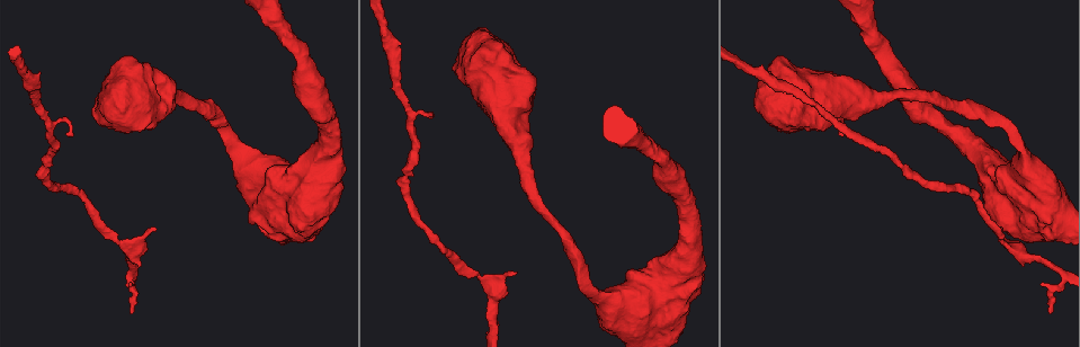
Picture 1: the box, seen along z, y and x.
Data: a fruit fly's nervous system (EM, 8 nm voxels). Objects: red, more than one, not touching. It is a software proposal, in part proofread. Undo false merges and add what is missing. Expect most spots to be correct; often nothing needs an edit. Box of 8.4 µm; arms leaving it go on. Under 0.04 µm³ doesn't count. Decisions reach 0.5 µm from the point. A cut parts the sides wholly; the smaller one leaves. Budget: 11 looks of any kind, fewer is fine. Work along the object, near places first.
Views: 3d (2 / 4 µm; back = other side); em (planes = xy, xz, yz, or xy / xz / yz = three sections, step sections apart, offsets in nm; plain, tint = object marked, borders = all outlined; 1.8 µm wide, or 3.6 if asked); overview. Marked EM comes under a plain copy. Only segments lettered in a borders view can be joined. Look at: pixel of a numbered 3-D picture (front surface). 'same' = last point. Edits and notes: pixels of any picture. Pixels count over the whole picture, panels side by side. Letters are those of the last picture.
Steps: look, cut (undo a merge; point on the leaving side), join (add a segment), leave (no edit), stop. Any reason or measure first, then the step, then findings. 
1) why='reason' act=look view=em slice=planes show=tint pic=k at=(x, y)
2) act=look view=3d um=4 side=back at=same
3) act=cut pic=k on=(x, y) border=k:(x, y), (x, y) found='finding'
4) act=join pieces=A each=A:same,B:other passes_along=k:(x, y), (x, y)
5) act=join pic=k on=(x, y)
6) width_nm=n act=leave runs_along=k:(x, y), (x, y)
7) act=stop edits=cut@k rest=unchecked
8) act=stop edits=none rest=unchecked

why='branch stops here' act=look view=em slice=planes show=borders pic=1 at=(1050, 311)

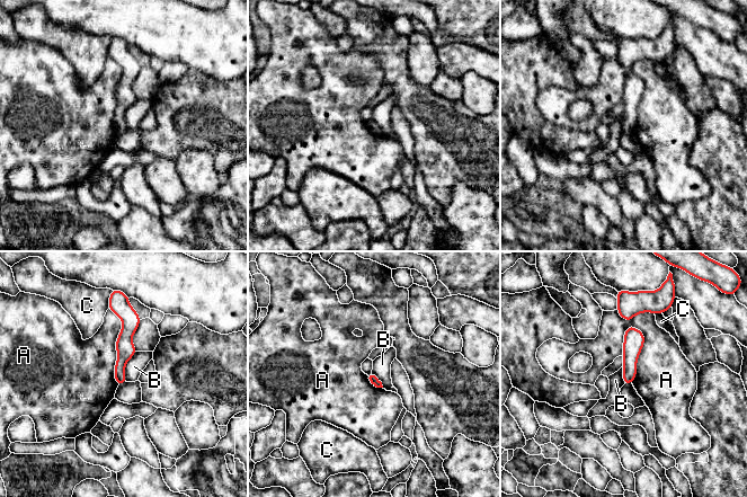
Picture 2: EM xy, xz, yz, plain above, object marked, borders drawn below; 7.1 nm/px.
act=leave each=A:other,B:other,C:other found='none of them fits'

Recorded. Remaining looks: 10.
why='calibre changes' act=look view=3d um=4 pic=1 at=(1026, 168)

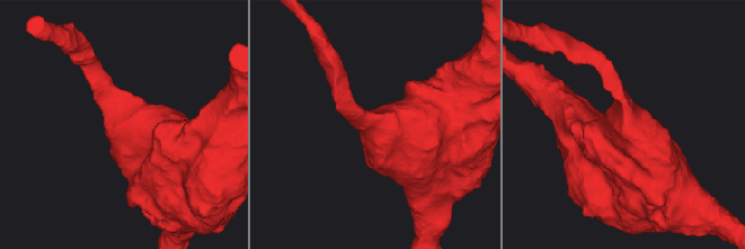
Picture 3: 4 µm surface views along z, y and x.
why='now the EM' act=look view=em um=3.6 slice=xy step=4 show=tint pic=3 at=(393, 126)

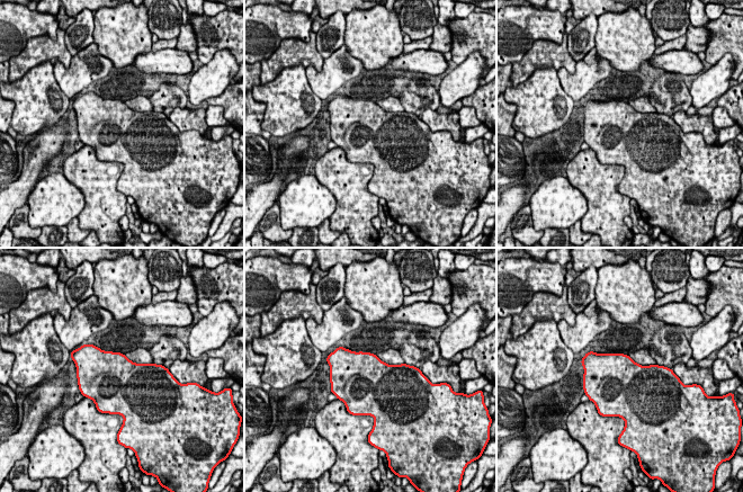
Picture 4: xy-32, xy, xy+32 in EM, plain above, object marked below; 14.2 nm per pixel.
why='cut it another way' act=look view=em um=3.6 slice=planes show=borders at=same

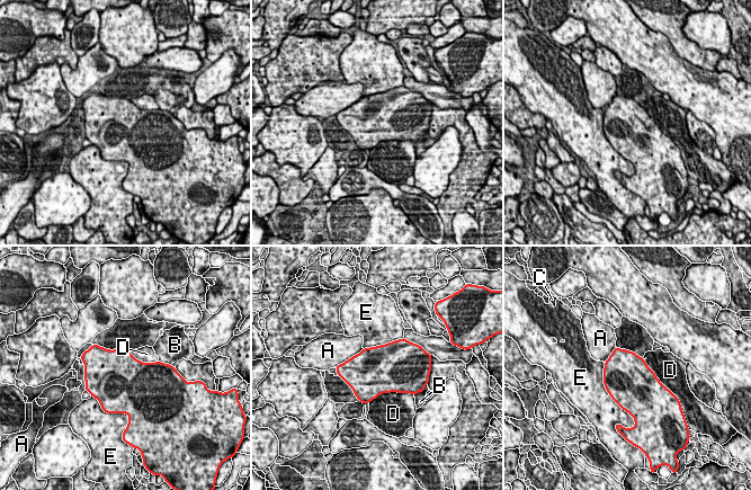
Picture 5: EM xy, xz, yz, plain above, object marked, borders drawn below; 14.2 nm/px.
act=leave each=A:other,B:other,C:other,D:other,E:other found='one neuron here'

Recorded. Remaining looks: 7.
why='free end' act=look view=3d um=2 pic=1 at=(155, 228)

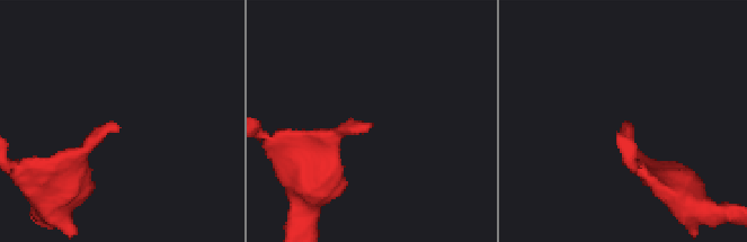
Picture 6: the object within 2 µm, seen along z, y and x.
why='now the EM' act=look view=em slice=xz step=8 show=borders pic=6 at=(372, 123)

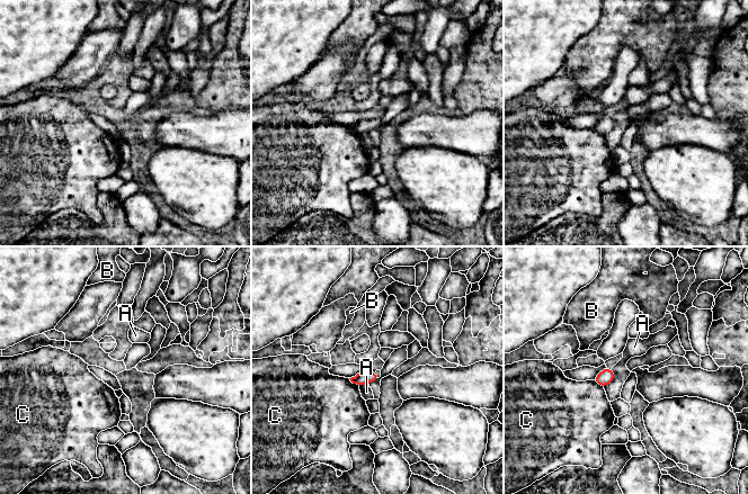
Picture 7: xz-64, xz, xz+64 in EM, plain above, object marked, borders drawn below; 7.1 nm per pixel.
width_nm=70 act=leave each=A:other,B:other,C:other border=7:(612, 369), (614, 378), (604, 387) found='none of them fits'

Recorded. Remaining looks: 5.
act=look view=3d um=2 pic=1 at=(403, 173)

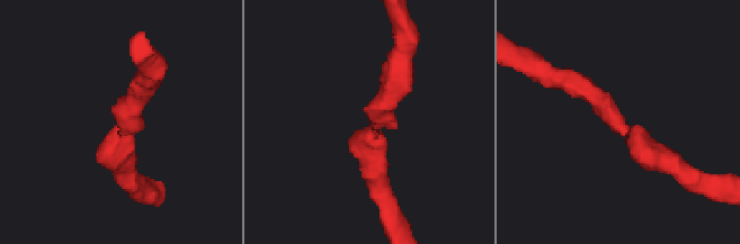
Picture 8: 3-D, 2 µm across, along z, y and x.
arm_widths_nm=190,190 why='now the EM' act=look view=em slice=planes show=tint pic=8 at=(121, 119)

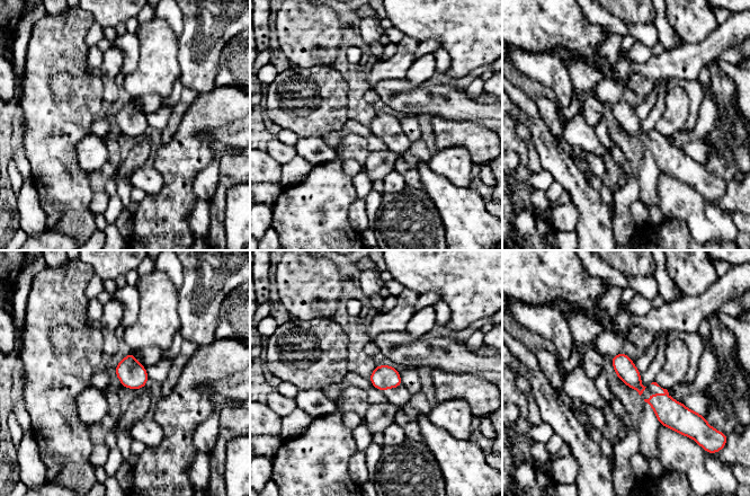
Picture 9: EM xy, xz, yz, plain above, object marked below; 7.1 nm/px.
act=look view=em slice=planes show=borders at=same

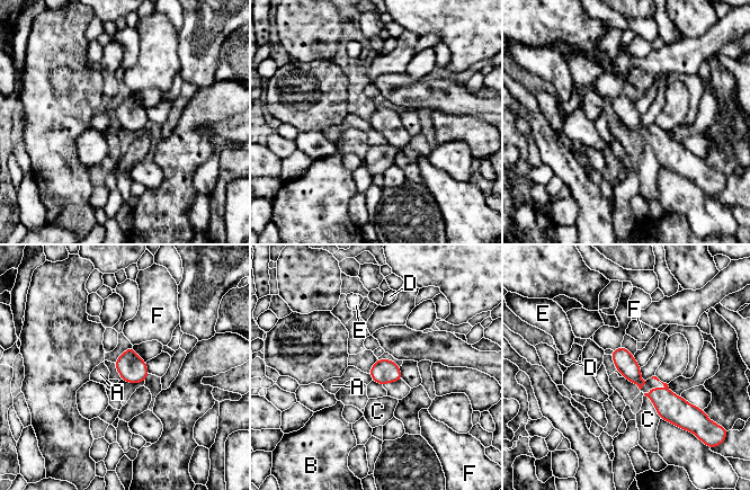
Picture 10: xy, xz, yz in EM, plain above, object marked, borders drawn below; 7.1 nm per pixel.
act=leave each=A:other,B:other,C:other,D:other,E:other,F:other border=10:(368, 374), (373, 380) found='all the same neuron'

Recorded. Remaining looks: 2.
act=stop edits=none rest=unchecked

